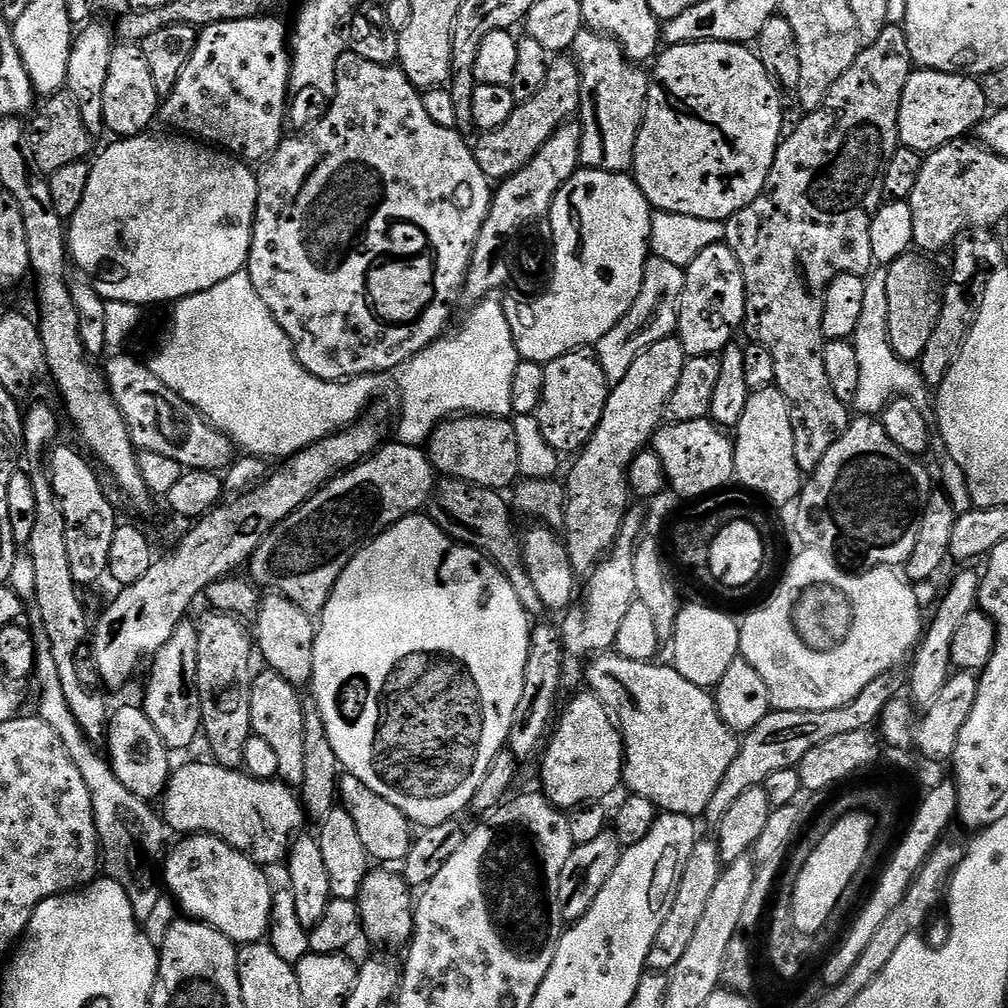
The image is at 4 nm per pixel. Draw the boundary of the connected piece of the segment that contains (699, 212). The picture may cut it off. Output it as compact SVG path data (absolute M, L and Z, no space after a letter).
M726 42L674 44L665 47L655 57L655 64L656 69L651 69L650 72L648 105L644 111L644 121L638 130L638 138L634 146L634 158L630 169L631 175L634 177L636 185L642 190L644 197L648 199L649 204L657 212L684 214L693 218L726 222L738 210L750 206L750 202L754 202L754 198L758 198L758 194L766 186L766 178L772 172L772 163L782 139L782 120L785 105L780 104L781 89L776 81L768 75L755 51L743 44L727 44Z

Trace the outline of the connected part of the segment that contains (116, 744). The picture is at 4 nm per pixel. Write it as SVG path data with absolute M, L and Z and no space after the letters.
M128 704L125 708L120 708L111 713L108 721L108 734L106 737L106 759L111 764L114 774L119 782L130 794L137 795L138 798L149 802L156 802L163 797L164 789L168 787L168 756L170 749L158 738L158 730L154 730L154 725L150 718L146 718L143 707Z

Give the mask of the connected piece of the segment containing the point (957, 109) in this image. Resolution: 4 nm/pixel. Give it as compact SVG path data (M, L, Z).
M913 71L904 87L902 102L898 110L898 130L900 131L901 145L921 154L933 152L942 146L953 144L955 140L965 139L969 135L968 131L971 128L973 131L988 111L988 103L979 79L958 72Z

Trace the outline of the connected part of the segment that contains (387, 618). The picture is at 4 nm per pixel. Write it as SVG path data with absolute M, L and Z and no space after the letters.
M428 514L407 516L390 526L357 552L350 566L346 566L338 578L324 611L318 616L310 692L316 696L322 710L339 767L366 782L366 786L370 786L374 794L386 798L390 806L398 806L413 825L432 828L436 824L455 821L456 815L471 805L478 786L482 786L482 778L486 778L486 770L490 770L490 762L494 762L499 752L505 751L510 726L514 722L514 710L518 710L518 698L522 698L531 637L529 614L493 559L479 549L448 536Z

